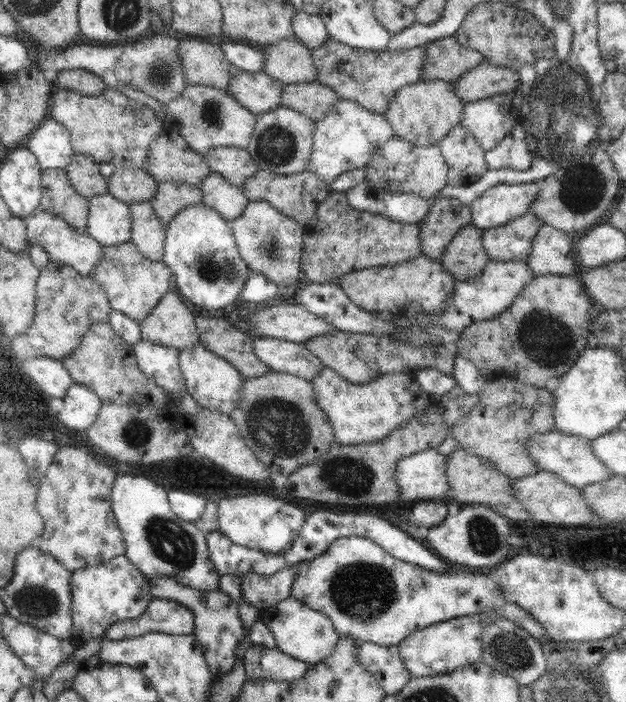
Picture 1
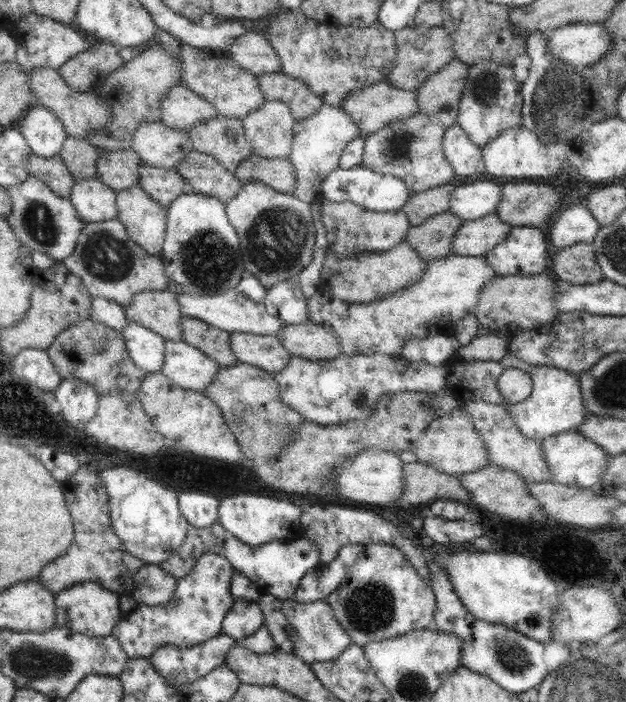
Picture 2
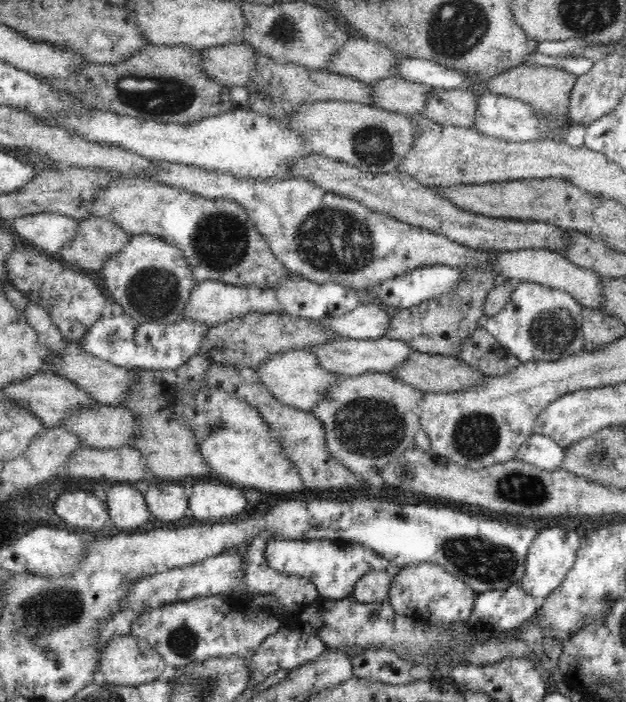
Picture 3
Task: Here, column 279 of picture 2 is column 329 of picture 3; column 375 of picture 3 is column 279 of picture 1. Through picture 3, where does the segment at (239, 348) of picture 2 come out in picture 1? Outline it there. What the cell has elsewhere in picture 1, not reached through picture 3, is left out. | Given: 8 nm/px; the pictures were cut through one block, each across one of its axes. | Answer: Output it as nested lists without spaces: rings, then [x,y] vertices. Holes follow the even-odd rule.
[[[255,337],[253,350],[254,355],[272,371],[293,374],[310,382],[322,371],[322,362],[307,350],[303,343],[272,337]]]

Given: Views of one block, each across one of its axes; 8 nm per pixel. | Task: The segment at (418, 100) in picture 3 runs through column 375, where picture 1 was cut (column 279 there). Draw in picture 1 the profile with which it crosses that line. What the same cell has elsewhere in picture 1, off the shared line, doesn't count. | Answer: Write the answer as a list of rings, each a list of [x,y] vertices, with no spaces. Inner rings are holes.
[[[236,69],[230,80],[228,94],[256,116],[281,107],[281,86],[263,71],[250,73]]]

